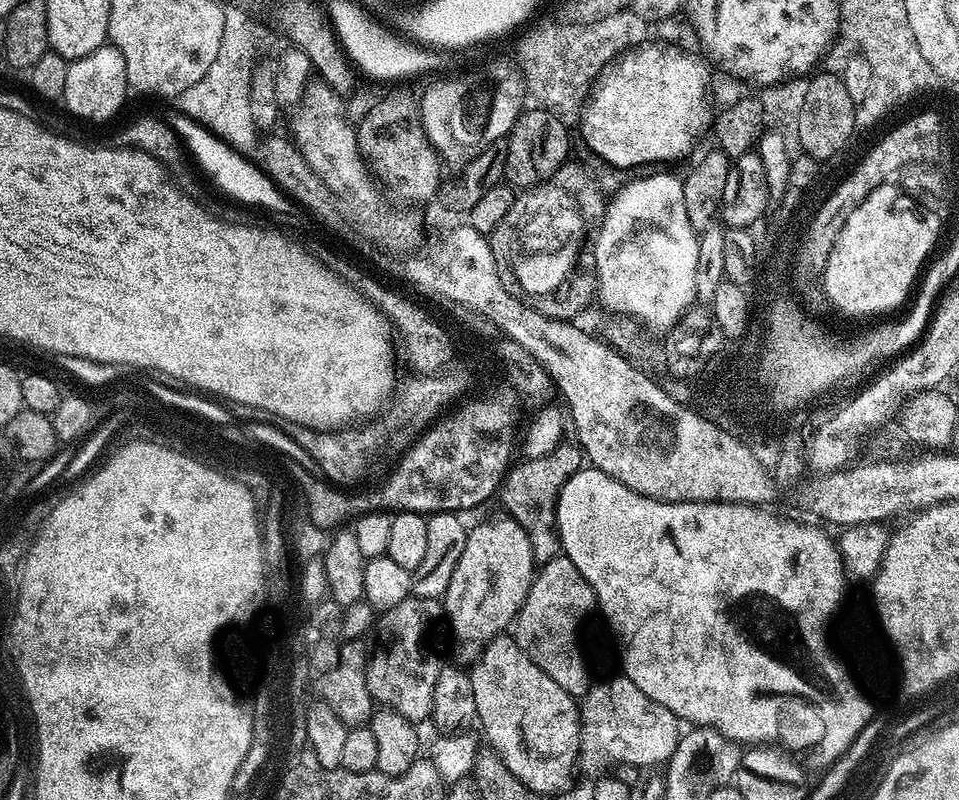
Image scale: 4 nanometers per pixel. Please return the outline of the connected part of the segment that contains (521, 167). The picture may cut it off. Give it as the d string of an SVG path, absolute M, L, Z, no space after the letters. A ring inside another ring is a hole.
M532 106L529 109L529 112L528 109L521 111L516 117L512 131L506 137L508 149L504 180L520 190L527 190L535 185L551 181L569 159L569 129L566 125L545 108Z

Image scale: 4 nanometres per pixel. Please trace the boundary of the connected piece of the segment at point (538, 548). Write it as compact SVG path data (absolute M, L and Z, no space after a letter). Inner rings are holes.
M559 442L554 450L542 457L513 463L498 489L498 500L504 503L503 511L526 530L537 562L552 560L561 551L560 533L556 530L556 500L562 486L566 486L568 479L586 464L583 448L579 443L571 443Z

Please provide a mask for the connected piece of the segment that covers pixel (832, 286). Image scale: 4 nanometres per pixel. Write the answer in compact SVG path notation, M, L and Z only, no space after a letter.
M882 188L852 216L851 223L848 223L844 233L834 242L823 276L824 299L844 316L880 318L884 316L883 312L894 311L904 299L909 299L926 261L933 255L928 246L932 243L932 236L935 236L935 229L936 224L931 221L921 222L906 202L898 200L897 194L891 188Z

